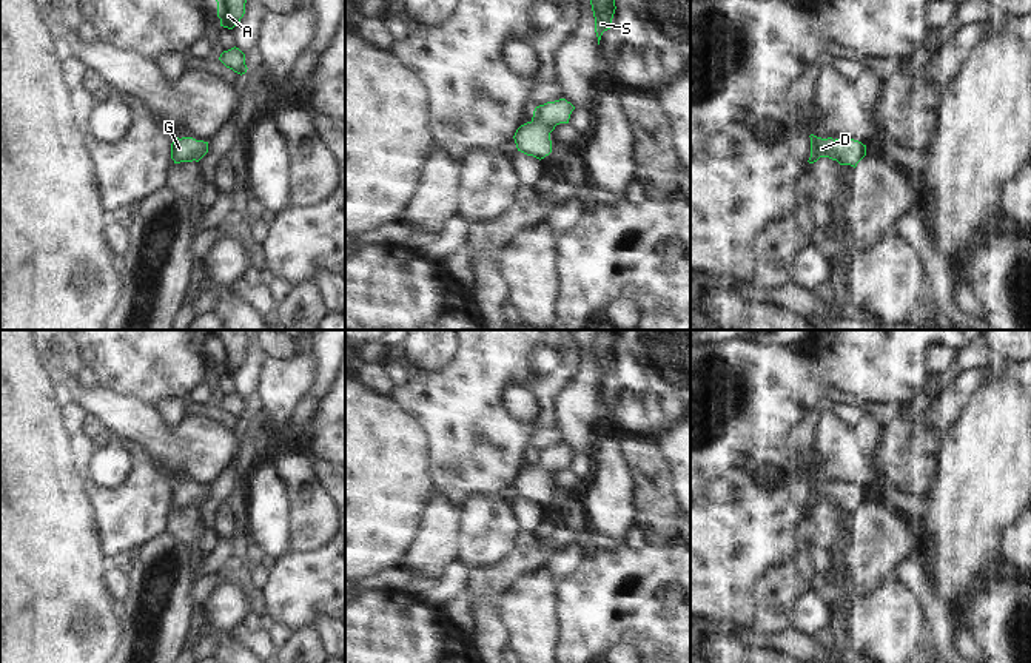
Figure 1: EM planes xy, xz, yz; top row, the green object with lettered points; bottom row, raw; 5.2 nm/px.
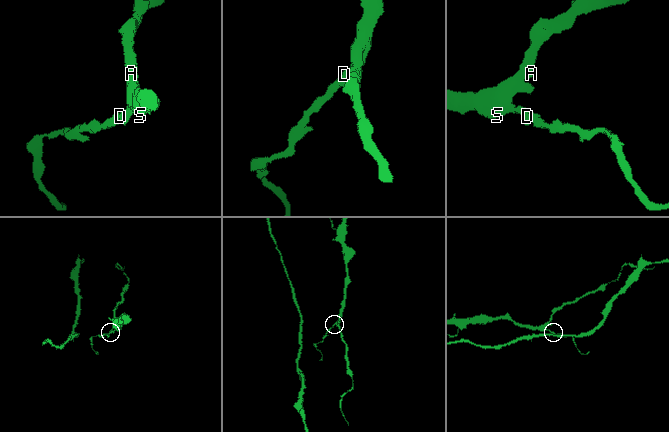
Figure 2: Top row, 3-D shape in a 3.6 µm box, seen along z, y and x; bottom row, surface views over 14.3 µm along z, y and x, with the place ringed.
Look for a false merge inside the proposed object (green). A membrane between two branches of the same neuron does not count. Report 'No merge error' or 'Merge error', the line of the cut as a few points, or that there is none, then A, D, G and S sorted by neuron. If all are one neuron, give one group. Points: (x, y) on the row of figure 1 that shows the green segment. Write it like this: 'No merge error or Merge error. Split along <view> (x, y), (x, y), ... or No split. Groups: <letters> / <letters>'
No merge error. No split. Groups: A D G S

